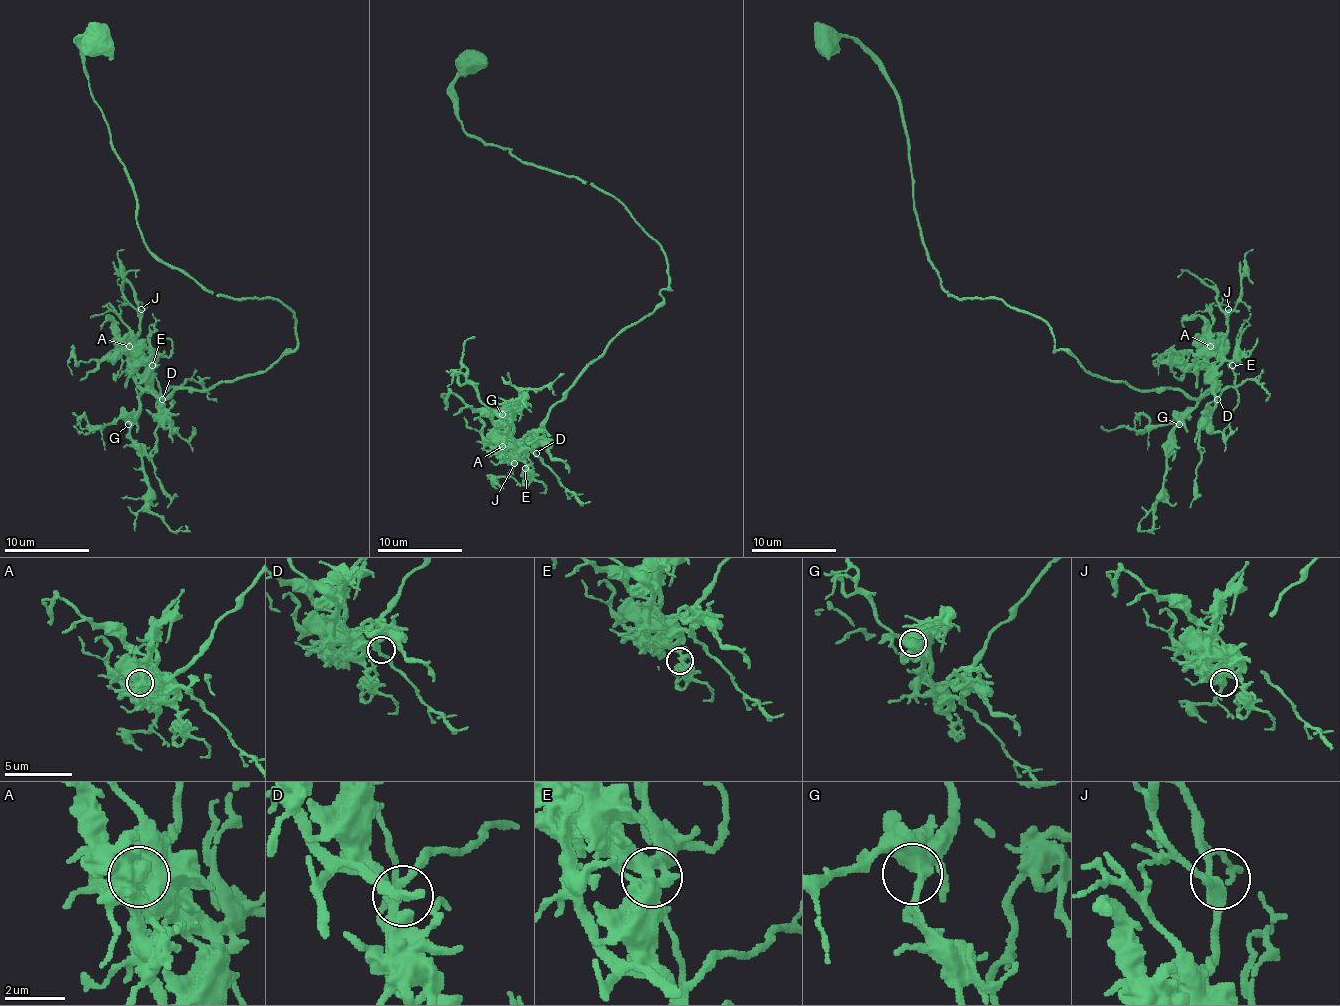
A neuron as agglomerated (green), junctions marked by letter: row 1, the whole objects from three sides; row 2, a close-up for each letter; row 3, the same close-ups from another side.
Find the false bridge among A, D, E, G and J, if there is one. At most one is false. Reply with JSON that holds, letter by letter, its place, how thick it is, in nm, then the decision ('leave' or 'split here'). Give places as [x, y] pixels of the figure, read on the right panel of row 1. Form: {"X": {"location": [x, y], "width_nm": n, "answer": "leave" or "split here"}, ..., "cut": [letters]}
{"A": {"location": [1210, 346], "width_nm": 700, "answer": "leave"}, "D": {"location": [1217, 399], "width_nm": 260, "answer": "leave"}, "E": {"location": [1232, 365], "width_nm": 240, "answer": "leave"}, "G": {"location": [1179, 424], "width_nm": 440, "answer": "leave"}, "J": {"location": [1228, 309], "width_nm": 320, "answer": "leave"}, "cut": []}

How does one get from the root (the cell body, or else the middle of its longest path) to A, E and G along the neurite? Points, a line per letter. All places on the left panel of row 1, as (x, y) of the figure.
A: (98, 39), (79, 50), (143, 243), (215, 295), (277, 299), (296, 331), (262, 371), (164, 399), (128, 346)
E: (98, 39), (79, 50), (143, 243), (215, 295), (294, 314), (296, 346), (262, 371), (160, 399), (152, 365)
G: (98, 39), (79, 50), (143, 243), (215, 295), (277, 299), (296, 331), (262, 371), (145, 390), (128, 424)

